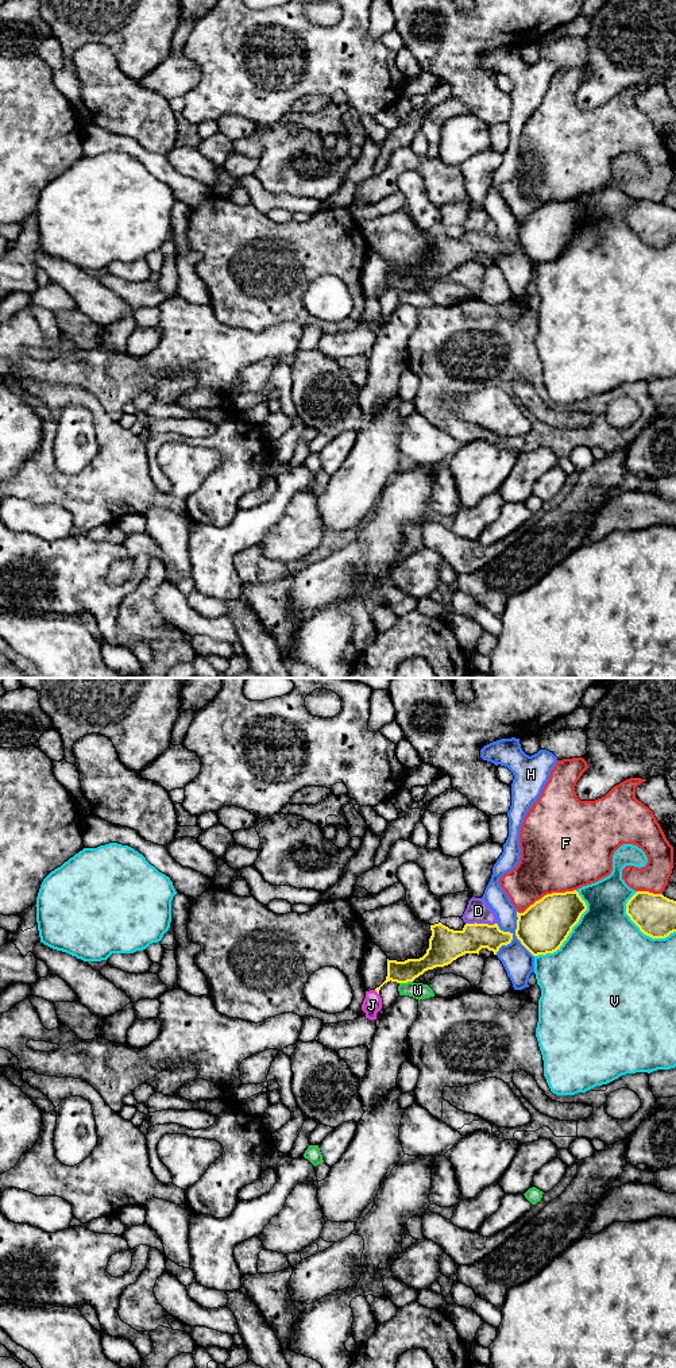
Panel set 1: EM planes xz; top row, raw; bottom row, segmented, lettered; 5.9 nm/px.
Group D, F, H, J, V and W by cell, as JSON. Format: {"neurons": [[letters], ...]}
{"neurons": [["D"], ["F"], ["H"], ["J"], ["V"], ["W"]]}

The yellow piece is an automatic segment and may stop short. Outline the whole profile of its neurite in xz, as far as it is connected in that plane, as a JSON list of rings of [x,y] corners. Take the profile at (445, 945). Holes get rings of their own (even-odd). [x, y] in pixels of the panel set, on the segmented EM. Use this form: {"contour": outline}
{"contour": [[[441,922],[430,925],[432,936],[429,948],[420,959],[405,962],[387,959],[386,980],[375,990],[366,991],[362,1010],[366,1018],[376,1020],[376,1013],[382,1009],[381,987],[387,982],[407,983],[422,975],[428,970],[451,964],[466,953],[478,953],[482,948],[492,951],[494,955],[502,945],[513,940],[513,933],[503,932],[498,924],[466,924],[461,930],[453,930]]]}

